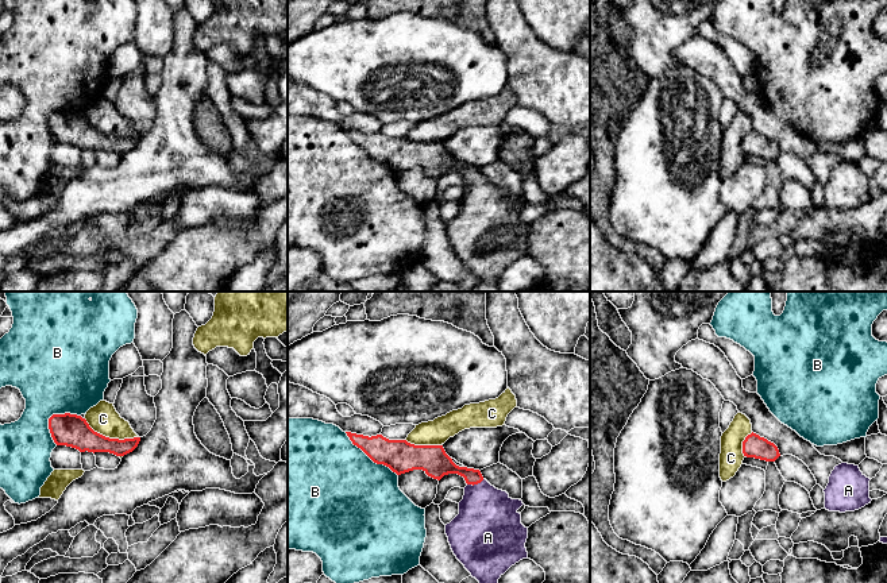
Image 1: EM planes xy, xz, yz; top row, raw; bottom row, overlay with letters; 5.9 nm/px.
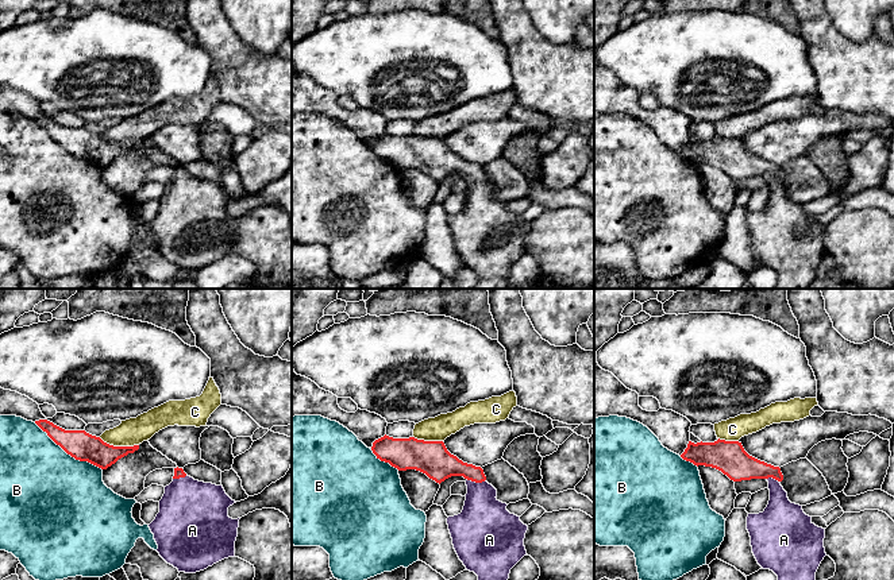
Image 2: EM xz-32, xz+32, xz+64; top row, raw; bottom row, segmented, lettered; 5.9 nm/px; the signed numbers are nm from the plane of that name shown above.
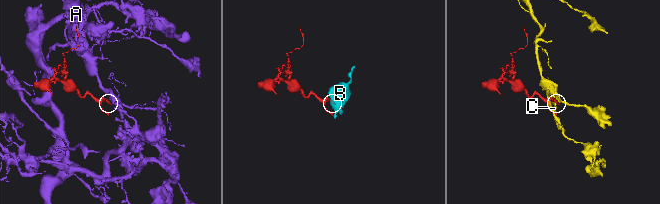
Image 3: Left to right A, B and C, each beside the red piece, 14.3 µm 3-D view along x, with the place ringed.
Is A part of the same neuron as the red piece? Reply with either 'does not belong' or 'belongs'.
belongs

